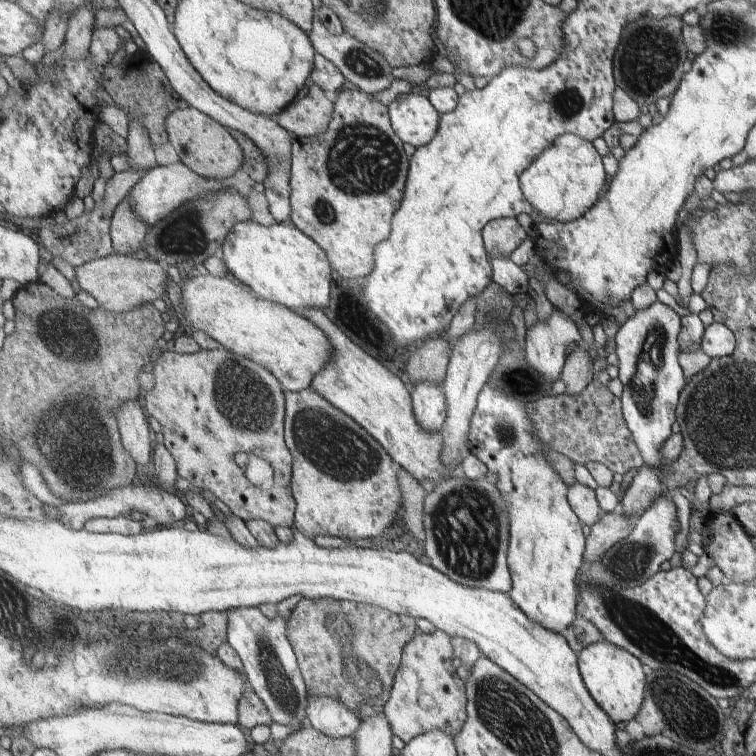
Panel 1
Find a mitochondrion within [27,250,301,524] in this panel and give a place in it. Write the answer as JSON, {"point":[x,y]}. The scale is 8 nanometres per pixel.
{"point":[75,450]}

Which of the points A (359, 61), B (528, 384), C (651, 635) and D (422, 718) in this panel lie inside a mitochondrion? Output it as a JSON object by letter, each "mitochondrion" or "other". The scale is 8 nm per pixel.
{"A":"mitochondrion","B":"mitochondrion","C":"mitochondrion","D":"other"}

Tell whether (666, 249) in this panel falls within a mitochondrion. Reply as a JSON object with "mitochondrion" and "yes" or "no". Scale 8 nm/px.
{"mitochondrion":"no"}

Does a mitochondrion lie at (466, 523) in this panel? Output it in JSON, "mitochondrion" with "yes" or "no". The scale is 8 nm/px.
{"mitochondrion":"yes"}

